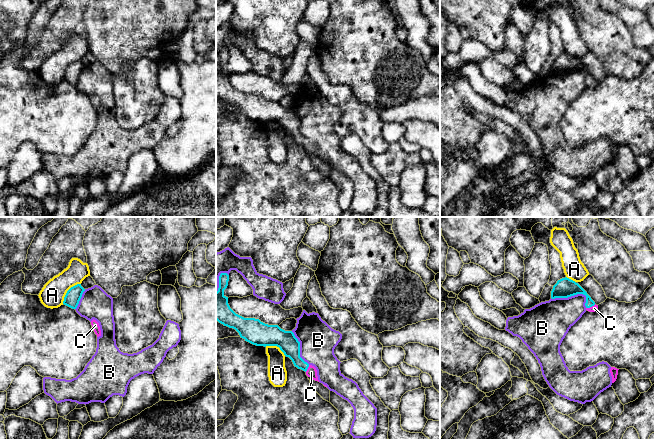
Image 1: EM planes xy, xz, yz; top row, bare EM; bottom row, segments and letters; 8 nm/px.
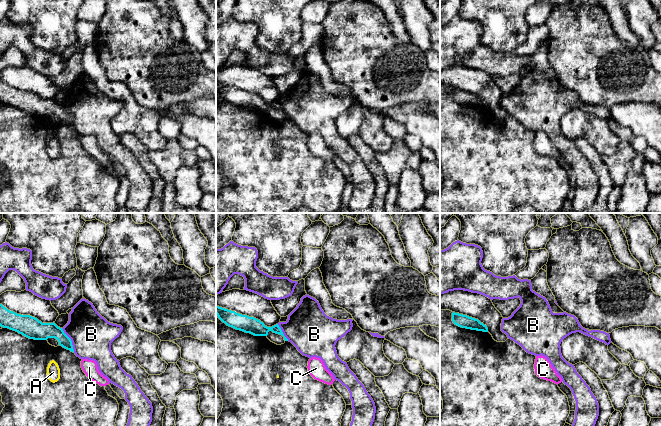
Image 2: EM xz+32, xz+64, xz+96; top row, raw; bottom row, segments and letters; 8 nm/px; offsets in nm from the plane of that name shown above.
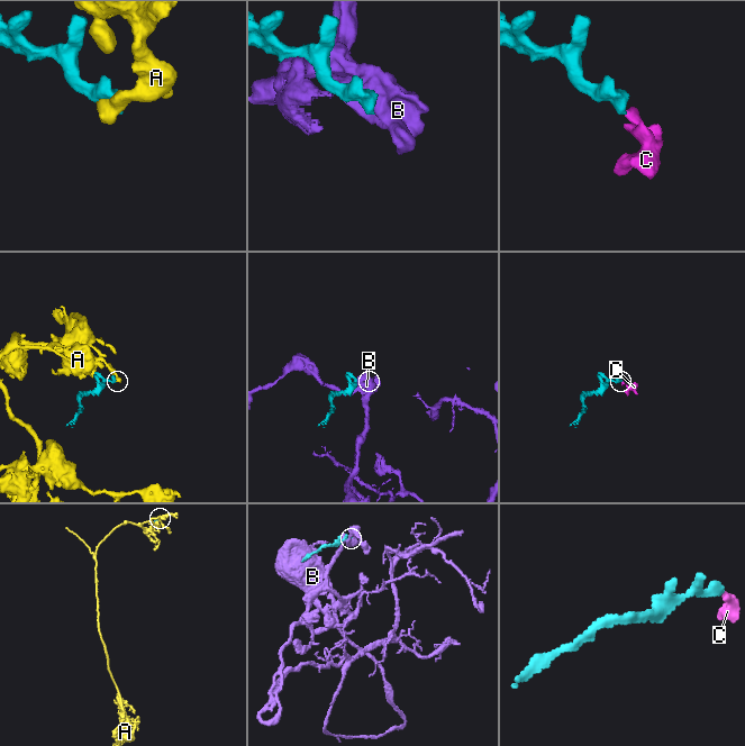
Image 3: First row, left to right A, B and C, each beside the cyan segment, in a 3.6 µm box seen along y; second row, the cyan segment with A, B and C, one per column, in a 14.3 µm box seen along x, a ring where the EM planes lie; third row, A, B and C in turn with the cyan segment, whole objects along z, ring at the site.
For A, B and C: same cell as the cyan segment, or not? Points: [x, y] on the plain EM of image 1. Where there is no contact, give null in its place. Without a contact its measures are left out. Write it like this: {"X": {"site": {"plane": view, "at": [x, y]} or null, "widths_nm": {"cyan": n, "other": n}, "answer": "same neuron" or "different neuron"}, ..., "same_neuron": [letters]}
{"A": {"site": {"plane": "xy", "at": [67, 67]}, "widths_nm": {"cyan": 120, "other": 190}, "answer": "different neuron"}, "B": {"site": {"plane": "yz", "at": [574, 70]}, "widths_nm": {"cyan": 160, "other": 300}, "answer": "different neuron"}, "C": {"site": {"plane": "xz", "at": [307, 144]}, "widths_nm": {"cyan": 160, "other": 80}, "answer": "same neuron"}, "same_neuron": ["C"]}

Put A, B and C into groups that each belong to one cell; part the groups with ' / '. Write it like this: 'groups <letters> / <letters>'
groups A / B / C

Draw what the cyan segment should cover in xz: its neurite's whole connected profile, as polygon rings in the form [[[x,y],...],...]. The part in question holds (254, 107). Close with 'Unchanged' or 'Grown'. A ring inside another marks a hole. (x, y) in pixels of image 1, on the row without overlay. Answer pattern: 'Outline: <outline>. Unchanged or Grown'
Outline: [[[221,49],[216,68],[216,96],[235,105],[241,114],[256,122],[277,122],[289,133],[294,142],[306,148],[312,156],[318,157],[317,146],[300,133],[300,118],[292,107],[285,107],[278,101],[268,101],[255,94],[244,94],[236,90],[228,80],[224,66],[228,62],[229,51]]]. Grown

